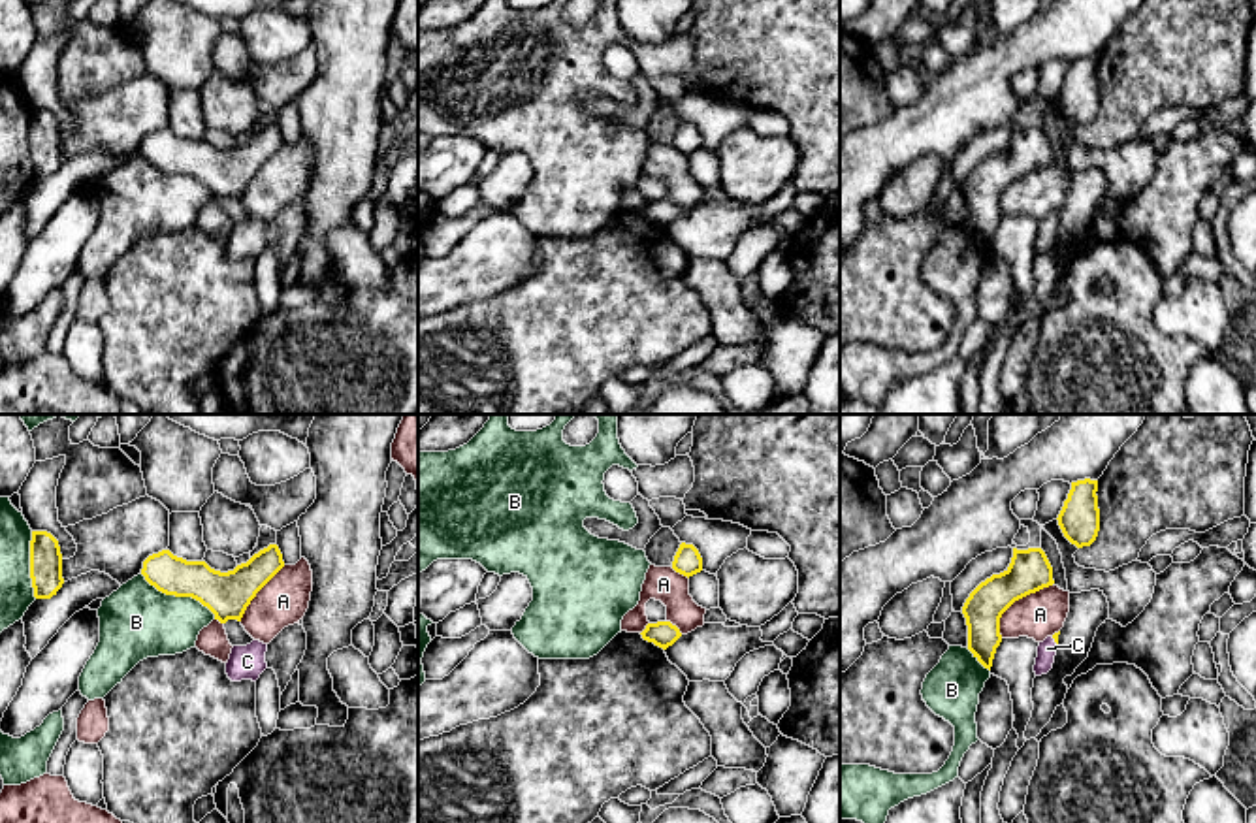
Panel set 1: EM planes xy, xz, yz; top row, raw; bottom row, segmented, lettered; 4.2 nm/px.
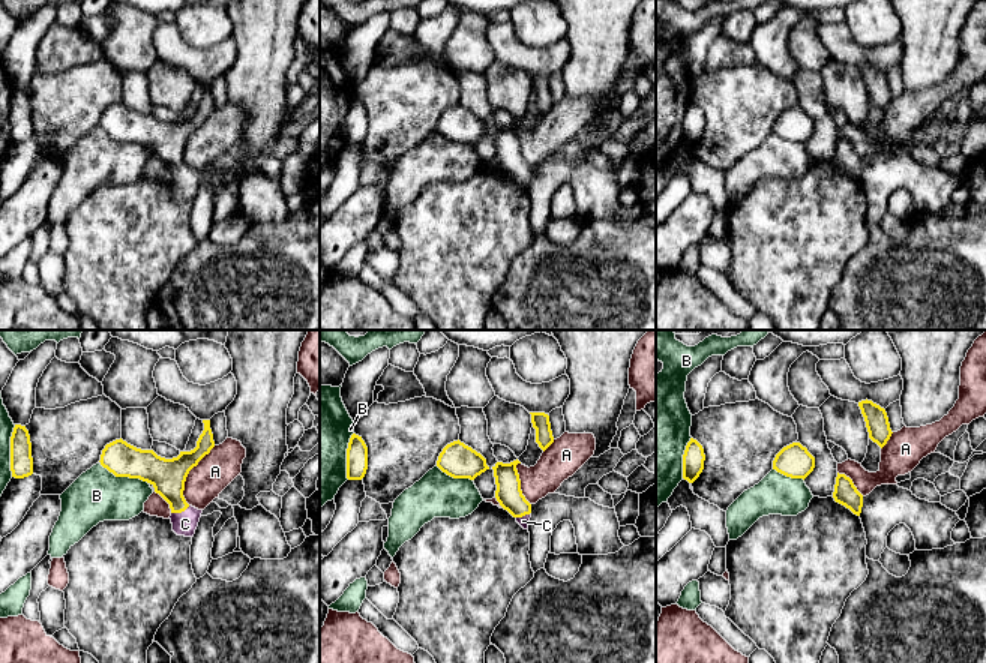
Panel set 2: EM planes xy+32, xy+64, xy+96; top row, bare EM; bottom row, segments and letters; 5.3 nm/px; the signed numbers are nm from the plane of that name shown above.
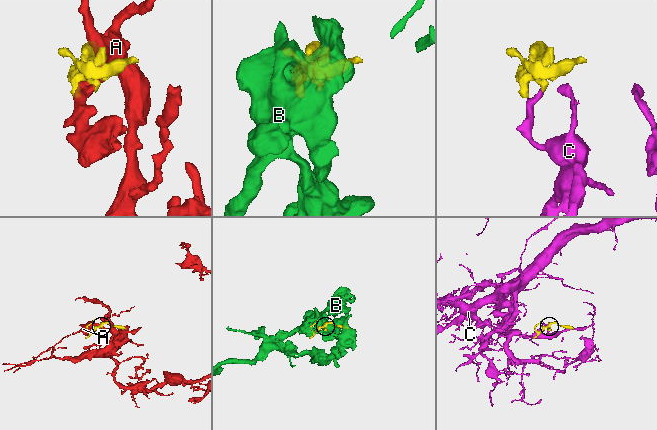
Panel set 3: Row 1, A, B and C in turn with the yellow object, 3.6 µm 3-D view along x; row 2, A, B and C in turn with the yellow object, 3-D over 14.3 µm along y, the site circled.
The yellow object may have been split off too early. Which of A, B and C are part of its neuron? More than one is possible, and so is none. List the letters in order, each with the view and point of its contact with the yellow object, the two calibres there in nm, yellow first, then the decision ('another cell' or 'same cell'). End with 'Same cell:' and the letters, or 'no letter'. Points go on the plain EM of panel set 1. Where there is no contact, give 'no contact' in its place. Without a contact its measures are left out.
A: yz (1015, 177) | 180/200 nm | another cell
B: xy (179, 174) | 190/320 nm | another cell
C: yz (1055, 219) | 20/80 nm | same cell
Same cell: C

